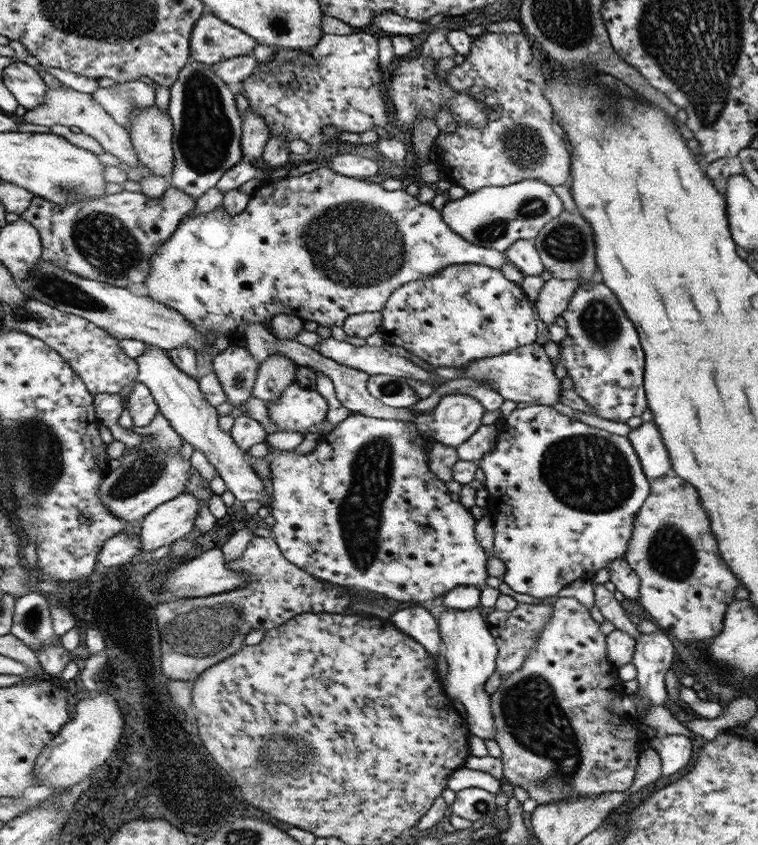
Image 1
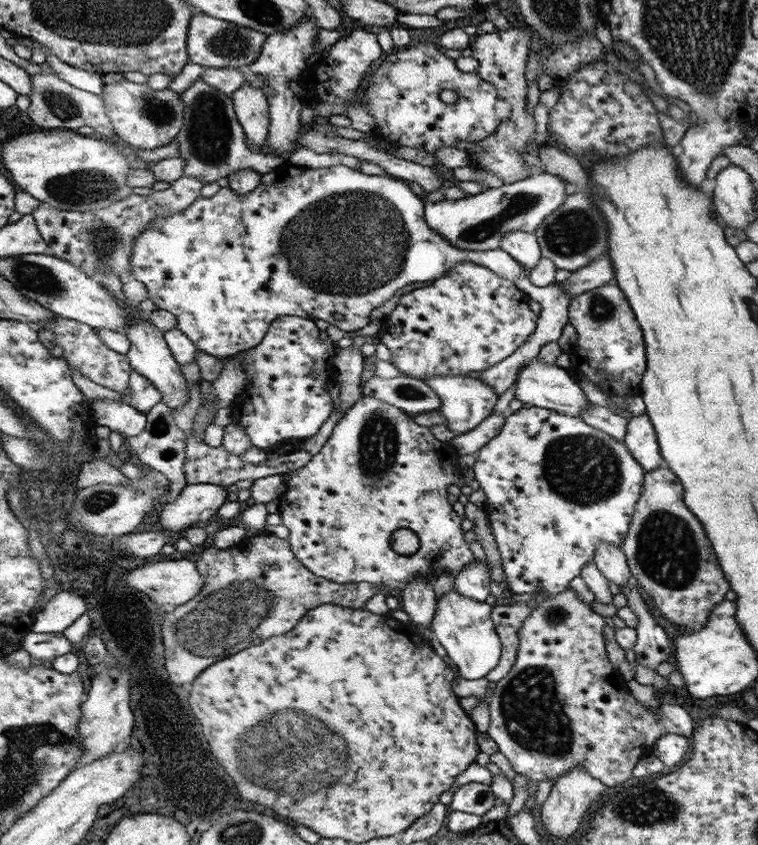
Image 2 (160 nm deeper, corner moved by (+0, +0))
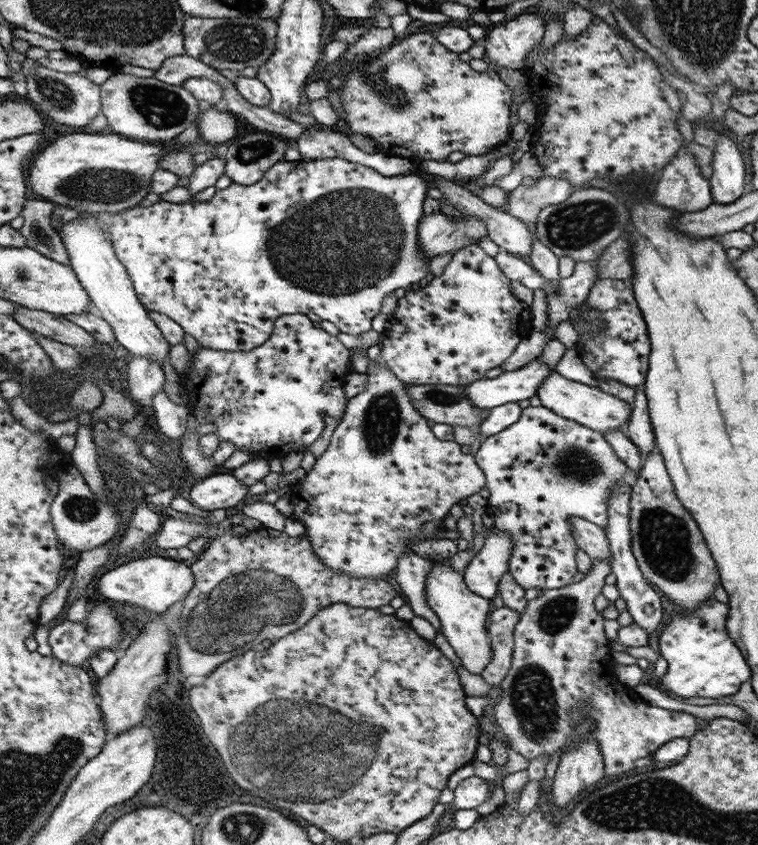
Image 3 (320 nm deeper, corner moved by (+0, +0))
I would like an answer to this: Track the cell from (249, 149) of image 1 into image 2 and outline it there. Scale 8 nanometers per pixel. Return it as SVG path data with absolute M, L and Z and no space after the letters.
M244 81L231 95L244 132L247 132L252 144L260 148L262 144L266 144L269 133L268 99L262 89L252 87L248 81Z

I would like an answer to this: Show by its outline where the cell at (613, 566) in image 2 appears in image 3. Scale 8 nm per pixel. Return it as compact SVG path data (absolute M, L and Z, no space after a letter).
M572 518L572 530L578 548L582 549L591 559L602 559L611 562L611 550L606 533L583 518Z

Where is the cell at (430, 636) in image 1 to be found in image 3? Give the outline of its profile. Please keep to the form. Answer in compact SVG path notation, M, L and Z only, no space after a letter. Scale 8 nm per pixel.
M415 552L400 558L396 568L396 582L402 592L408 596L408 604L416 615L426 618L437 631L441 630L441 622L436 613L427 603L426 582L431 574L433 561L420 557Z

